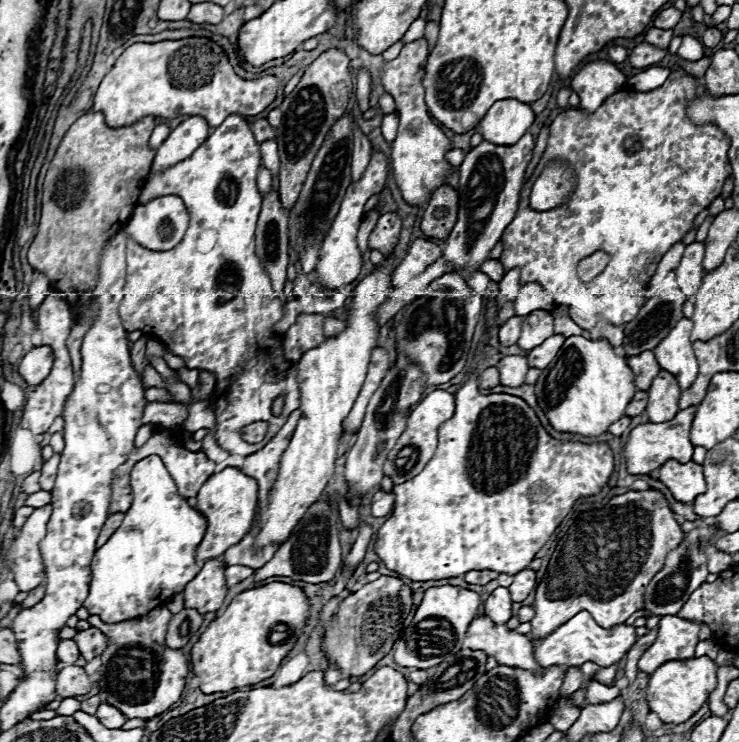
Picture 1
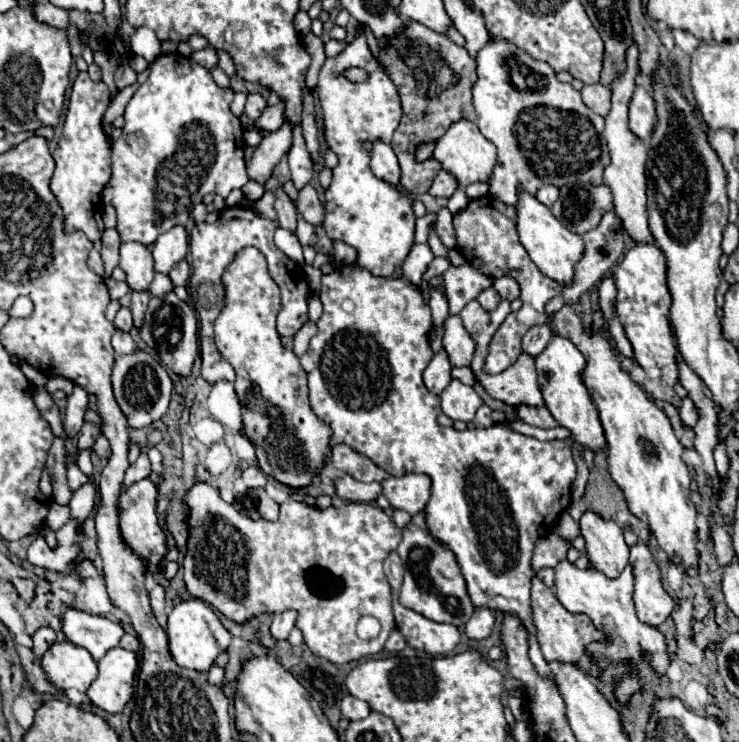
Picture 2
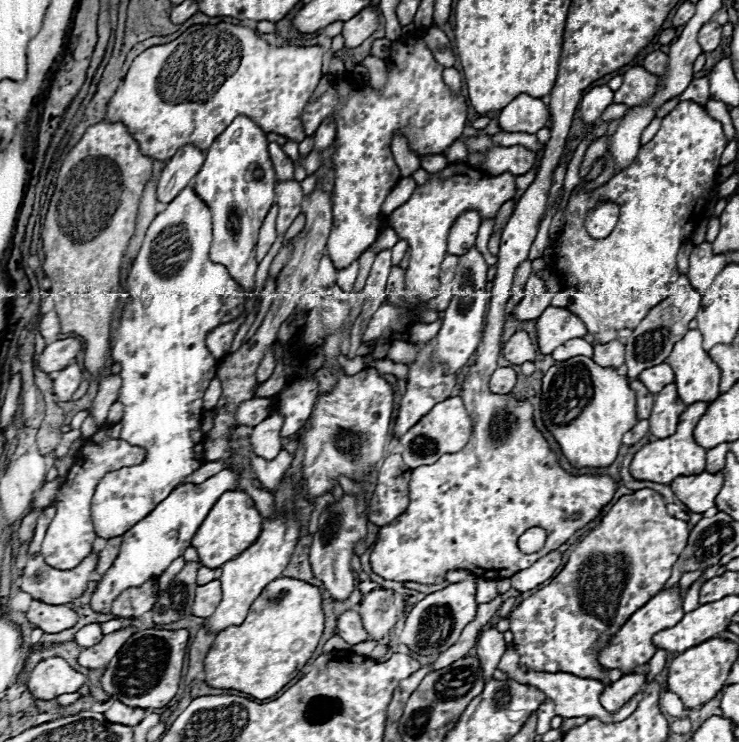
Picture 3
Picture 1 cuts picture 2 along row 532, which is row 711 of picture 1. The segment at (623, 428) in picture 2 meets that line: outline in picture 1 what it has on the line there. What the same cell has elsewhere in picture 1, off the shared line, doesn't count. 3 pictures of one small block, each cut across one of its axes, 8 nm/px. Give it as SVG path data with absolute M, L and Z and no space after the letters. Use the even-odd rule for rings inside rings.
M708 656L664 662L656 672L652 672L646 688L646 700L650 704L650 710L656 712L664 724L686 722L700 710L700 706L708 700L710 692L716 688L716 672L718 666Z

